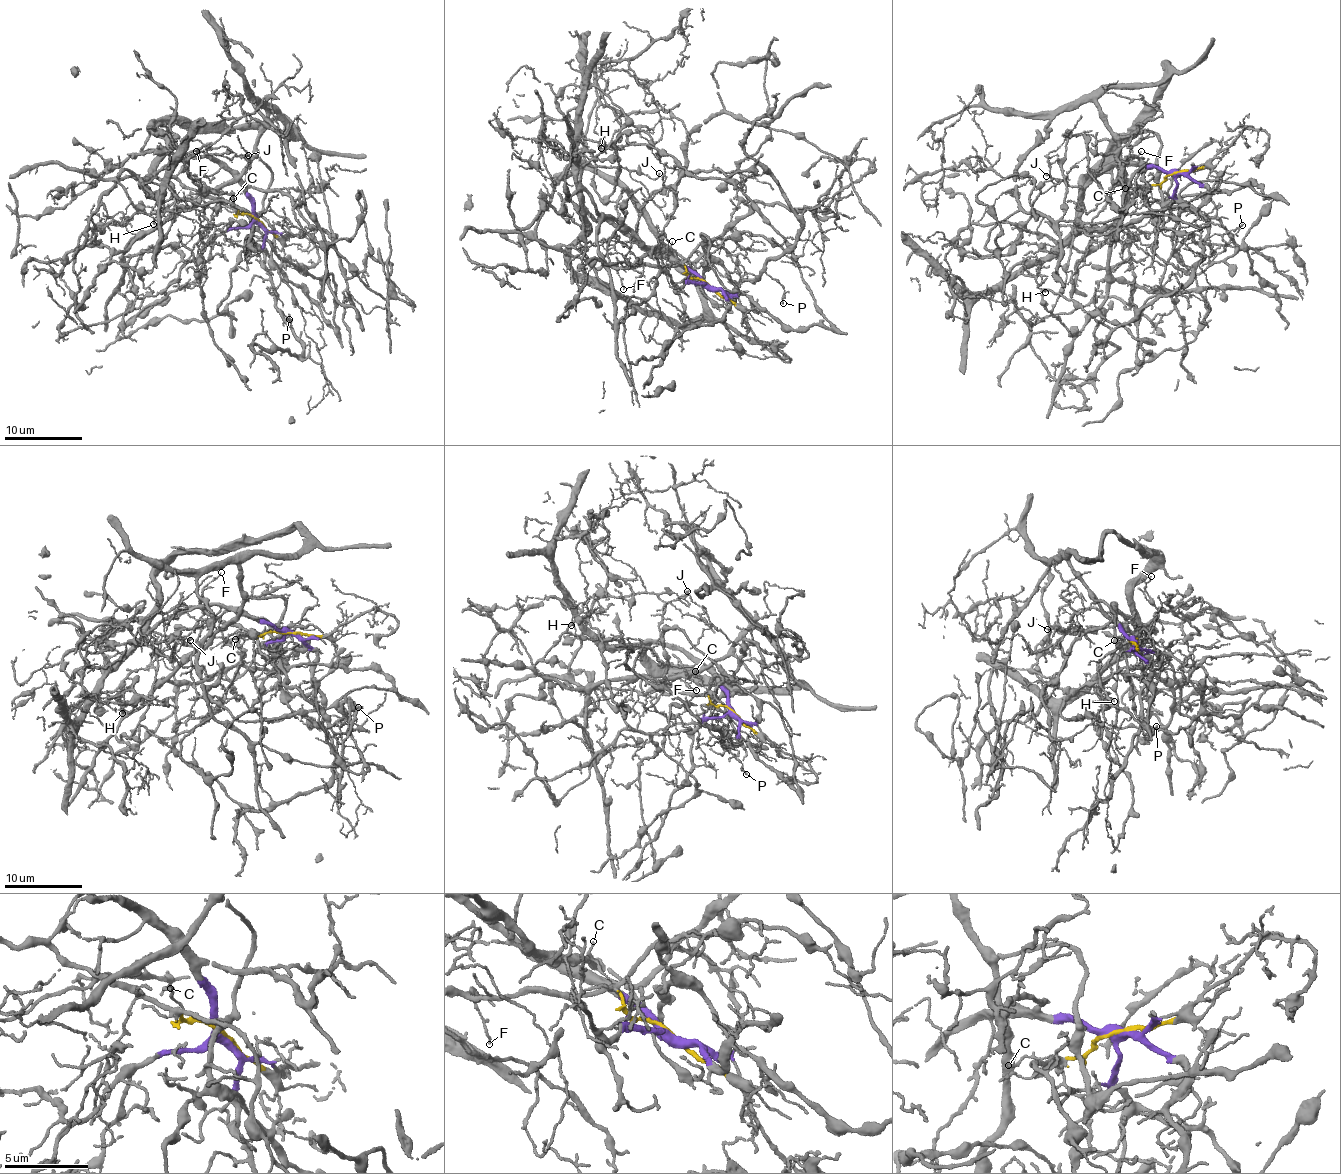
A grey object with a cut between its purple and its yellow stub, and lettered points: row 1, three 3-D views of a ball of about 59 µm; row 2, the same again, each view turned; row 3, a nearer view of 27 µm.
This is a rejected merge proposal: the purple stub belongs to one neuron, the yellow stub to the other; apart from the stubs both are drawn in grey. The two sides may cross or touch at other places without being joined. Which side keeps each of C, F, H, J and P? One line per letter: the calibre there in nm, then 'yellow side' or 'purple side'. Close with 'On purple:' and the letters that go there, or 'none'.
C: calibre 130 nm; yellow side
F: calibre 90 nm; yellow side
H: calibre 90 nm; purple side
J: calibre 130 nm; yellow side
P: calibre 140 nm; purple side
On purple: H, P

